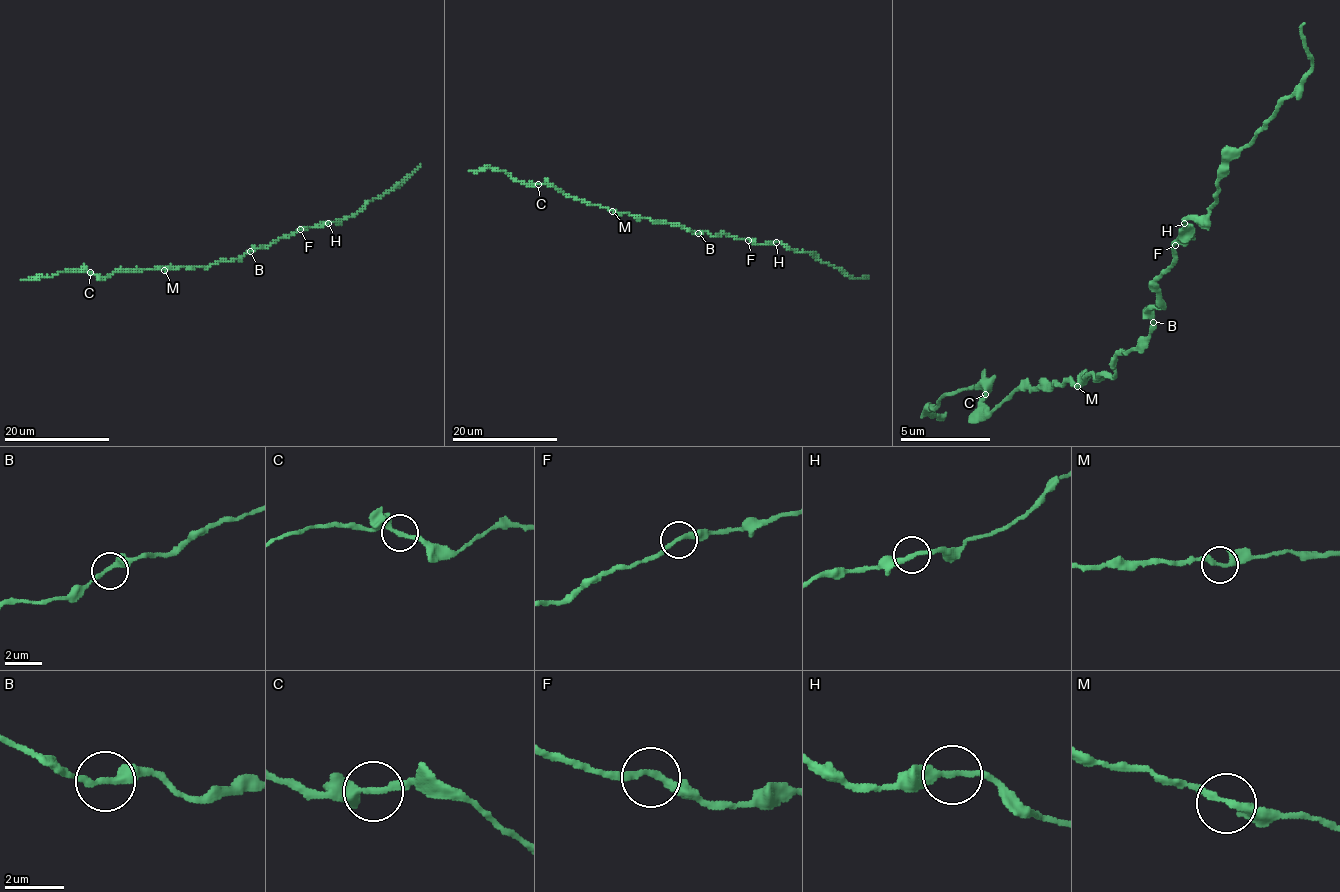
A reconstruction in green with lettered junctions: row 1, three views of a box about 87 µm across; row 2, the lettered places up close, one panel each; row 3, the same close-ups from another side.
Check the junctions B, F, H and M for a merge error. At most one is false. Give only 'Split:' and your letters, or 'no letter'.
Split: M

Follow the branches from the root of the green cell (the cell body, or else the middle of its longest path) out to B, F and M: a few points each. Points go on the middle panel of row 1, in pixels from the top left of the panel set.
B: (681, 226), (698, 233)
F: (681, 226), (694, 233), (706, 232), (713, 236), (727, 234), (748, 240)
M: (681, 226), (613, 211)

